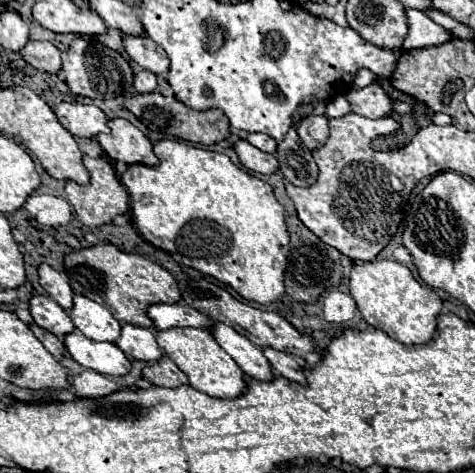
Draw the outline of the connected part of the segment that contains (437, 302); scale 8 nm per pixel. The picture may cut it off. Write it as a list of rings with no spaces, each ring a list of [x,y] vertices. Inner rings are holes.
[[[371,260],[353,266],[349,290],[365,322],[383,330],[393,340],[401,344],[427,344],[433,338],[443,302],[429,286],[419,284],[409,268],[391,260]]]

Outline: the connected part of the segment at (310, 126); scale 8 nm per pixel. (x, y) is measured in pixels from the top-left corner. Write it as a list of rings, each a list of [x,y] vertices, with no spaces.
[[[307,116],[299,122],[297,126],[297,134],[301,138],[301,142],[313,152],[317,148],[321,148],[329,136],[329,126],[327,126],[327,118],[325,116]]]

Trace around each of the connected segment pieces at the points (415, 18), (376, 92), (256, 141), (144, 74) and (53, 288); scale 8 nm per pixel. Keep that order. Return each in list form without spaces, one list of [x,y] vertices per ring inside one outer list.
[[[407,10],[405,16],[407,16],[407,26],[409,26],[407,38],[405,38],[405,42],[403,42],[403,48],[405,48],[405,50],[437,46],[437,44],[443,44],[443,42],[447,42],[447,40],[451,38],[451,36],[445,32],[443,26],[435,24],[433,20],[429,20],[423,12]]]
[[[377,78],[373,84],[369,84],[365,88],[347,92],[347,100],[355,114],[369,116],[369,118],[391,116],[393,108],[391,108],[391,102],[381,84],[383,84],[383,78]]]
[[[249,134],[247,142],[253,144],[255,148],[259,148],[261,152],[267,152],[267,154],[275,154],[275,148],[277,148],[277,142],[267,134]]]
[[[141,70],[135,74],[135,88],[137,92],[153,92],[157,88],[157,76],[149,70]]]
[[[47,264],[39,266],[39,282],[41,286],[49,292],[49,296],[63,308],[63,310],[71,310],[73,308],[73,288],[69,286],[69,278],[65,276],[65,272],[57,272]]]

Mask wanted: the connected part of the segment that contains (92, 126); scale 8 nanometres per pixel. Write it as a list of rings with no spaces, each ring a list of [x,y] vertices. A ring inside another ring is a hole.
[[[61,102],[55,108],[57,120],[77,138],[95,138],[101,132],[109,132],[107,116],[97,106]]]

